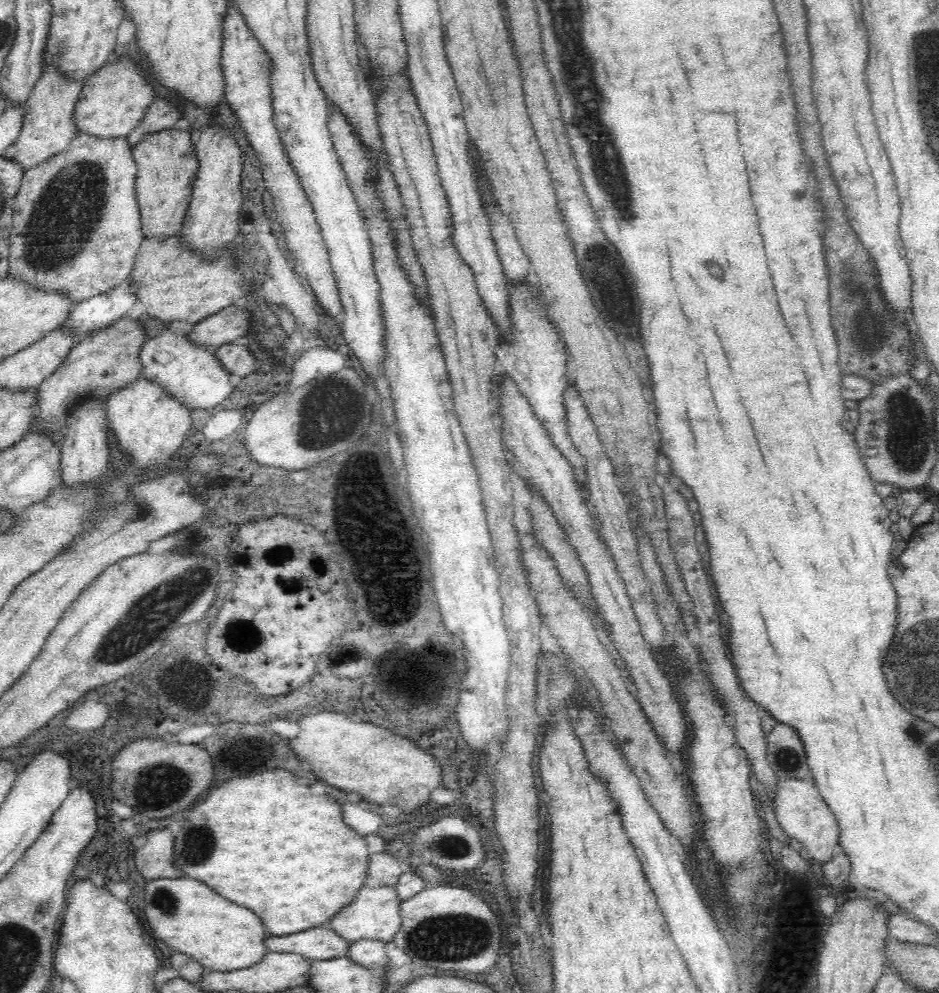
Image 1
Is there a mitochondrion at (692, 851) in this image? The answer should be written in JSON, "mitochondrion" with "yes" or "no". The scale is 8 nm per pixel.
{"mitochondrion":"no"}

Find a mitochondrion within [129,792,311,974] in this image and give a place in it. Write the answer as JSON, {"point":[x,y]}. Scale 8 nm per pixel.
{"point":[197,845]}

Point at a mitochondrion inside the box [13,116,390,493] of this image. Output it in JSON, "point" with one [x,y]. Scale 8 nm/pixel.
{"point":[76,195]}

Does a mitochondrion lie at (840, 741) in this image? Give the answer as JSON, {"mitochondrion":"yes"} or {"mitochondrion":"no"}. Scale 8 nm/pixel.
{"mitochondrion":"no"}

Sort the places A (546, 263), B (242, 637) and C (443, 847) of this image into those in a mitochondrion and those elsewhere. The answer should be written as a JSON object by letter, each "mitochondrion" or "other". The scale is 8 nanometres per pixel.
{"A":"other","B":"mitochondrion","C":"mitochondrion"}

